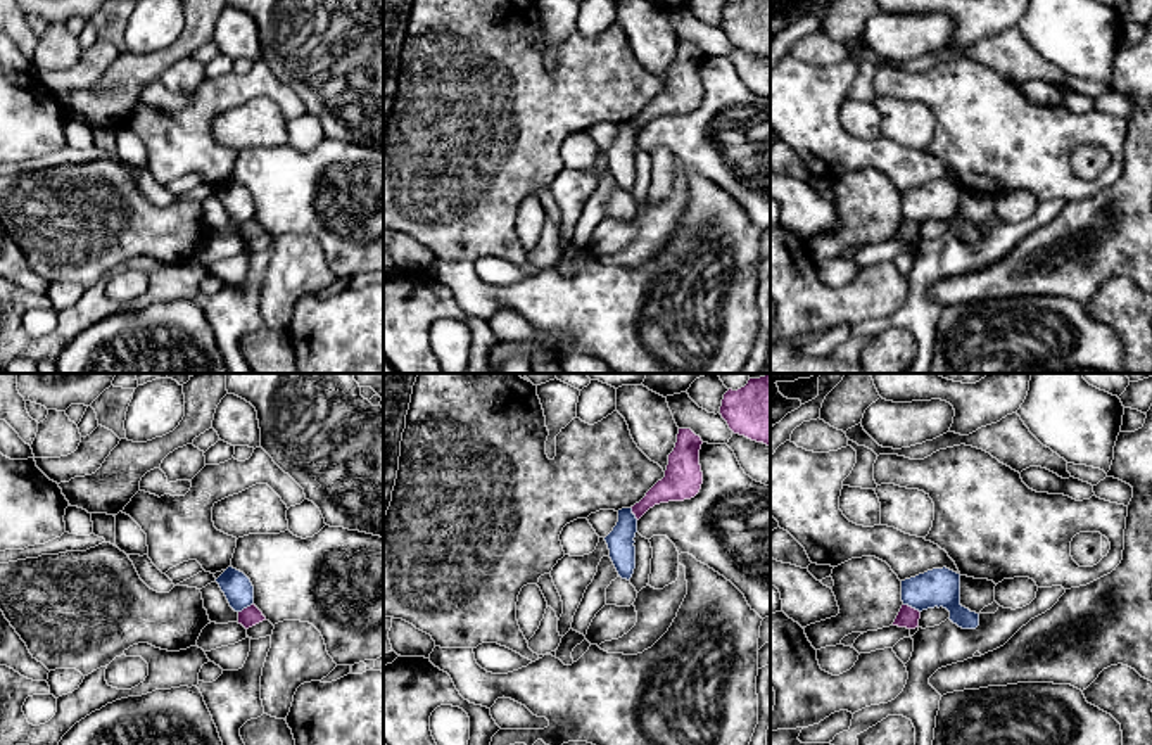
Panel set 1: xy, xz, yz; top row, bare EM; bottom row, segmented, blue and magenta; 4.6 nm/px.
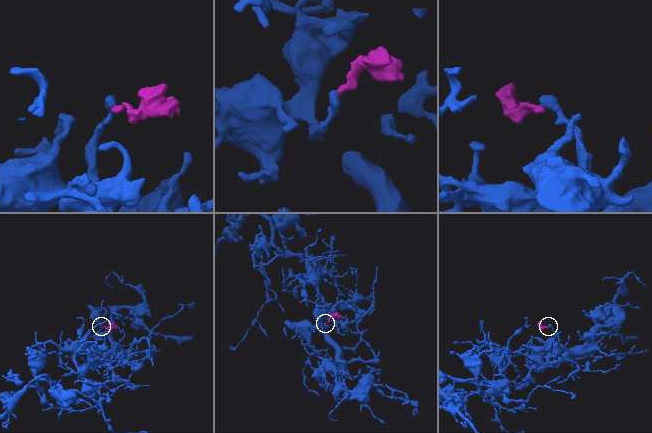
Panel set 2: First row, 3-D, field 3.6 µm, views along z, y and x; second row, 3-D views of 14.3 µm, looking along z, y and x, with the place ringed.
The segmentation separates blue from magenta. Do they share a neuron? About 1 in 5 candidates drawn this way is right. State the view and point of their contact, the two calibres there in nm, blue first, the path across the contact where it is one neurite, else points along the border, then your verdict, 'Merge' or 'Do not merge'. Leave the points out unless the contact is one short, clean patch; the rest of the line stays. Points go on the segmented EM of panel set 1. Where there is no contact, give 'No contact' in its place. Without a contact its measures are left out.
Touches blue at yz (912, 607). Thickness 180 nm (blue) against 100 nm. Boundary: yz (904, 604), (919, 612). Do not merge

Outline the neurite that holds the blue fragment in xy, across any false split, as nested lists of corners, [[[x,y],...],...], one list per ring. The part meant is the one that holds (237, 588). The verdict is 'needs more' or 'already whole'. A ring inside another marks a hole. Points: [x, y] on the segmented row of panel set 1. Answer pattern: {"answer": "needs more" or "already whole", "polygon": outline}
{"answer": "already whole", "polygon": [[[228,567],[216,579],[216,583],[219,584],[230,607],[235,612],[242,612],[244,608],[247,608],[254,603],[254,586],[244,572],[233,569],[233,567]]]}

